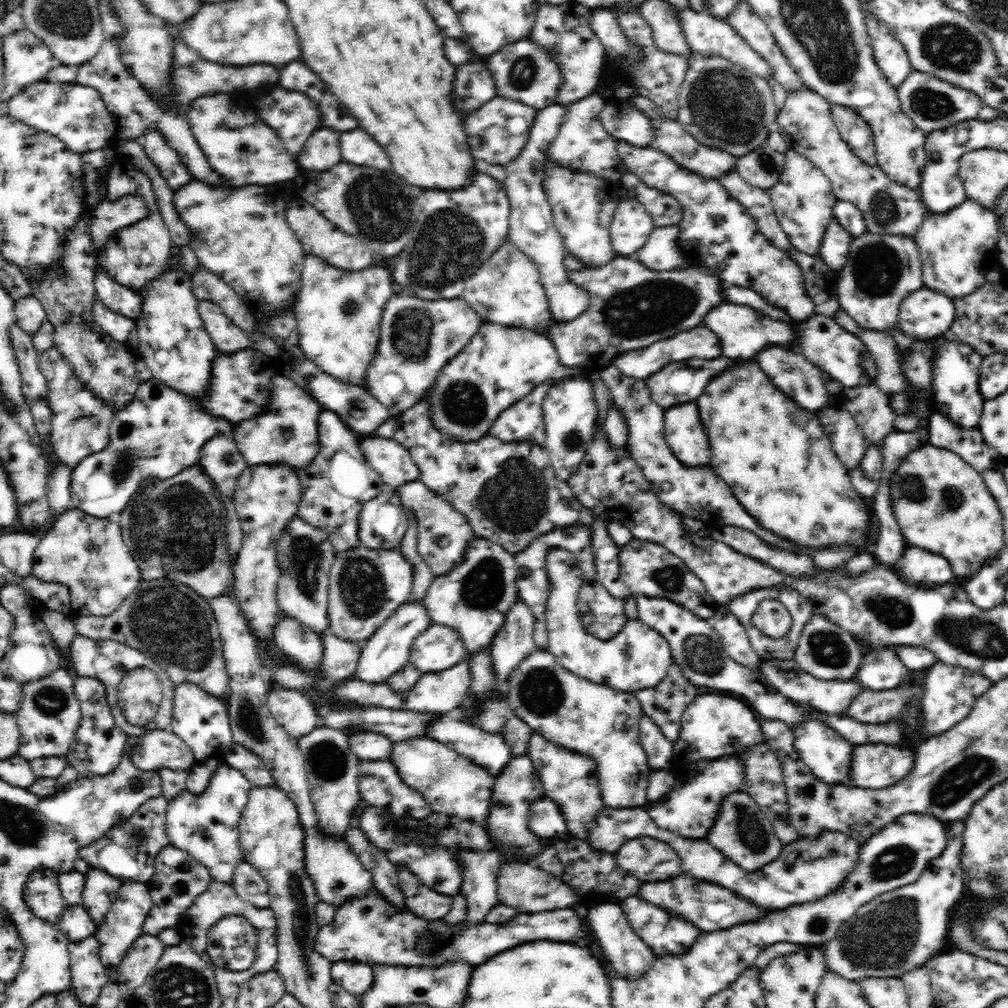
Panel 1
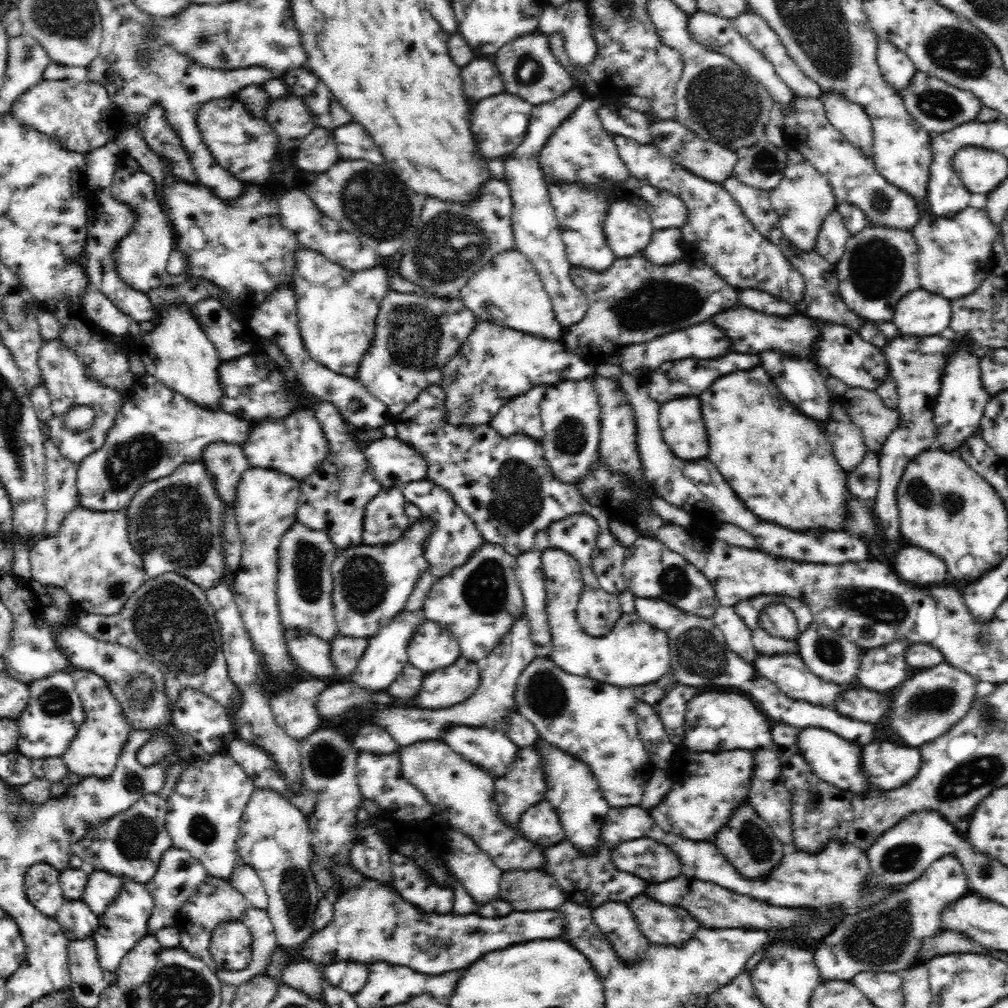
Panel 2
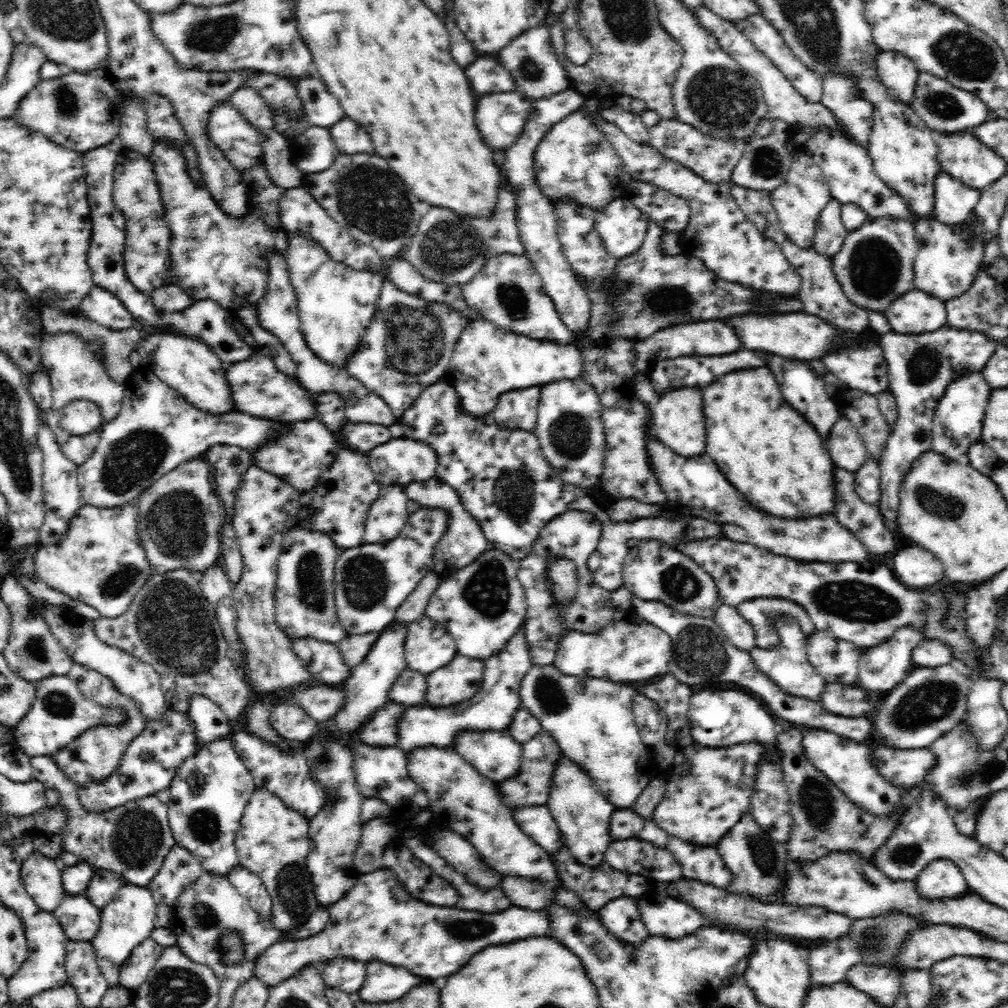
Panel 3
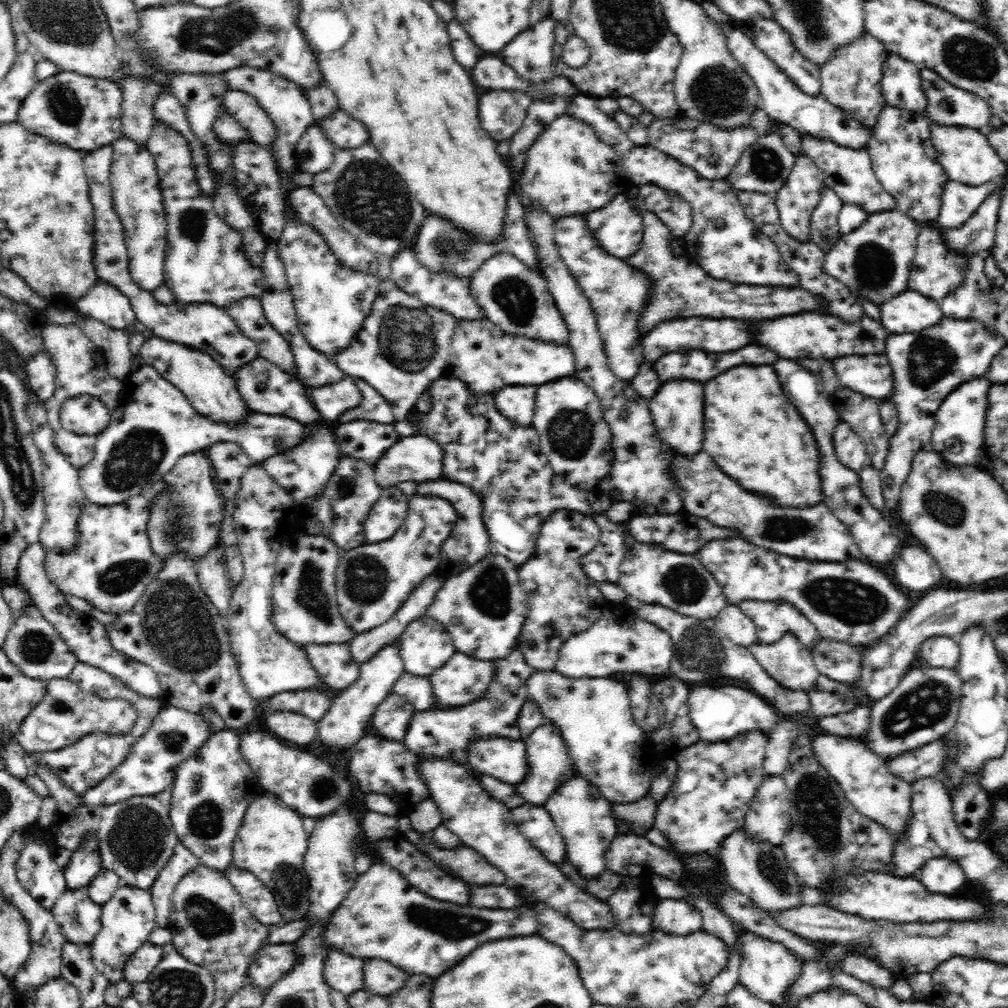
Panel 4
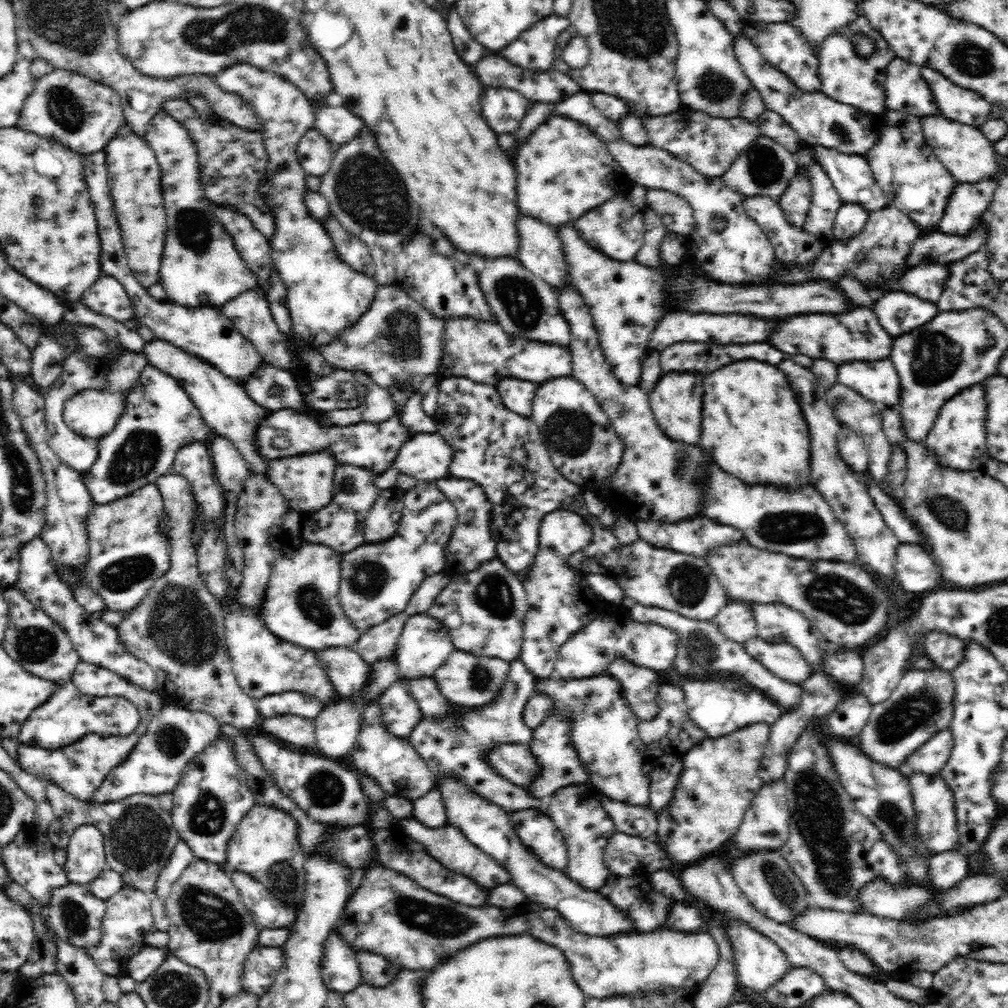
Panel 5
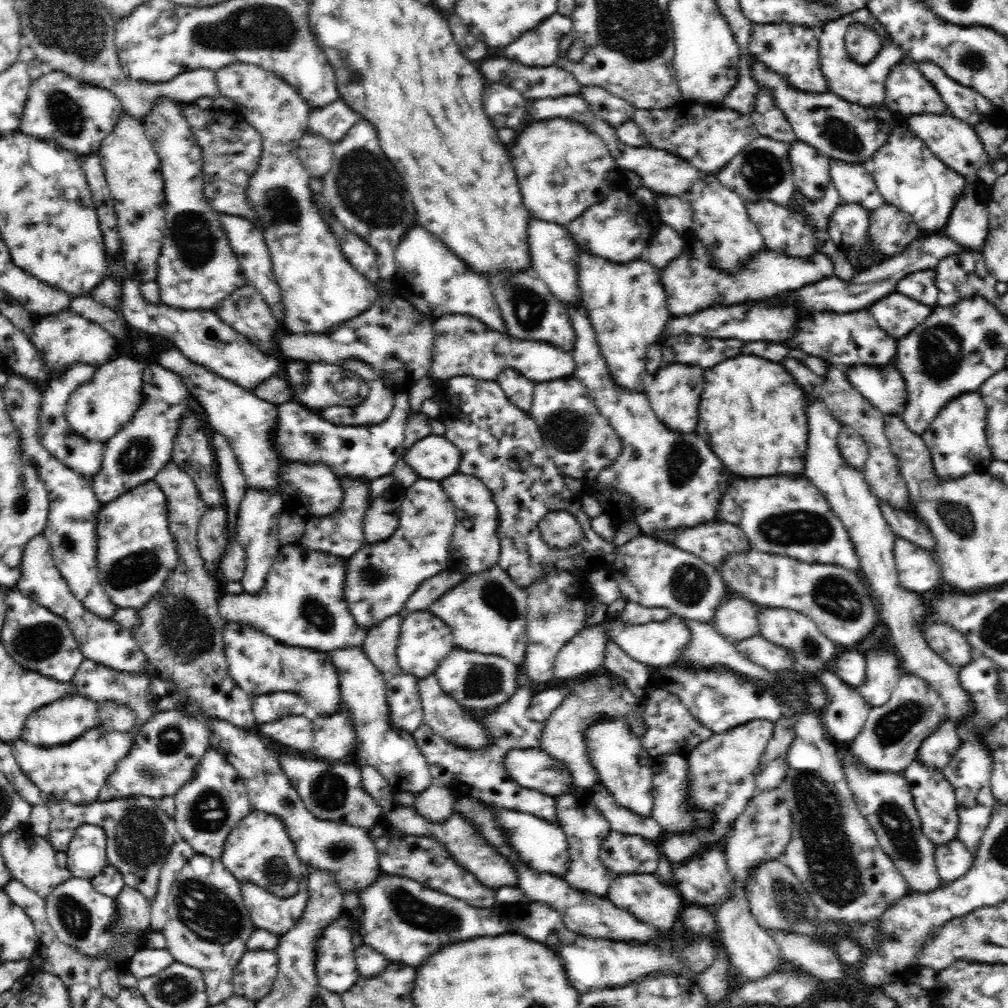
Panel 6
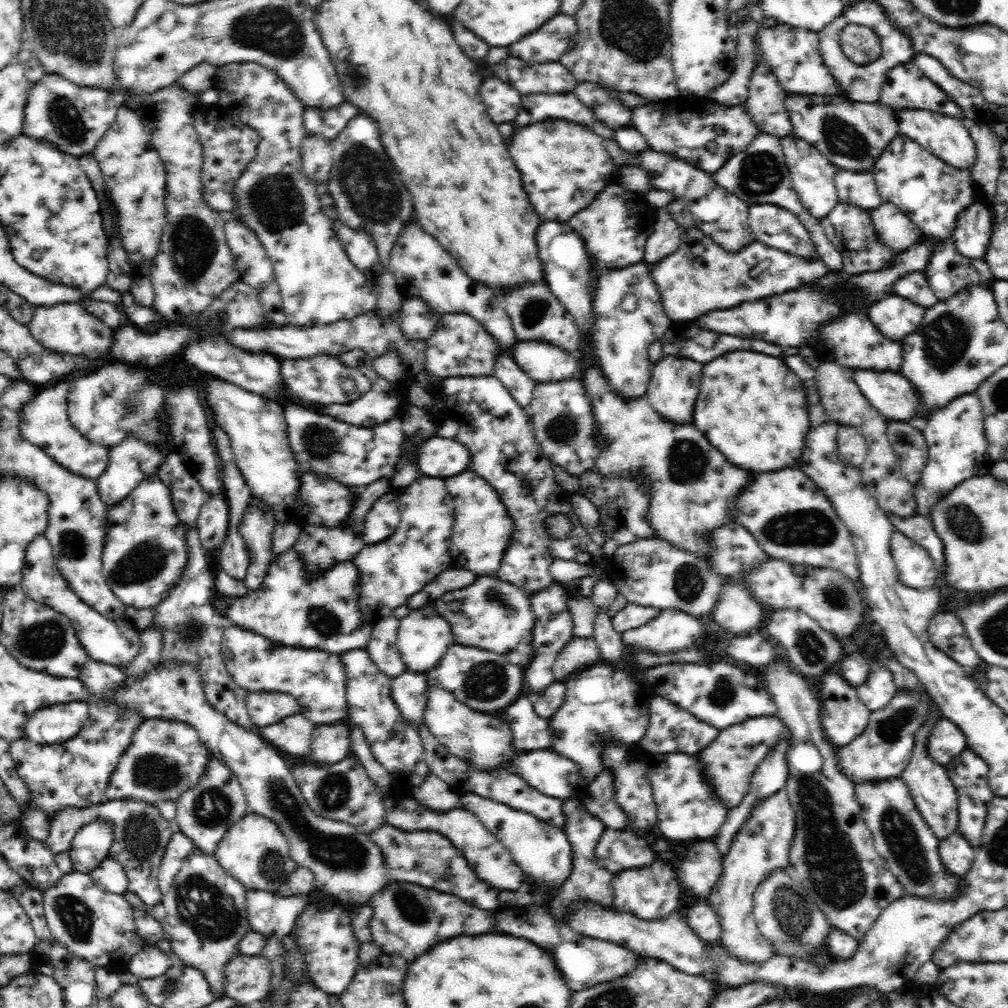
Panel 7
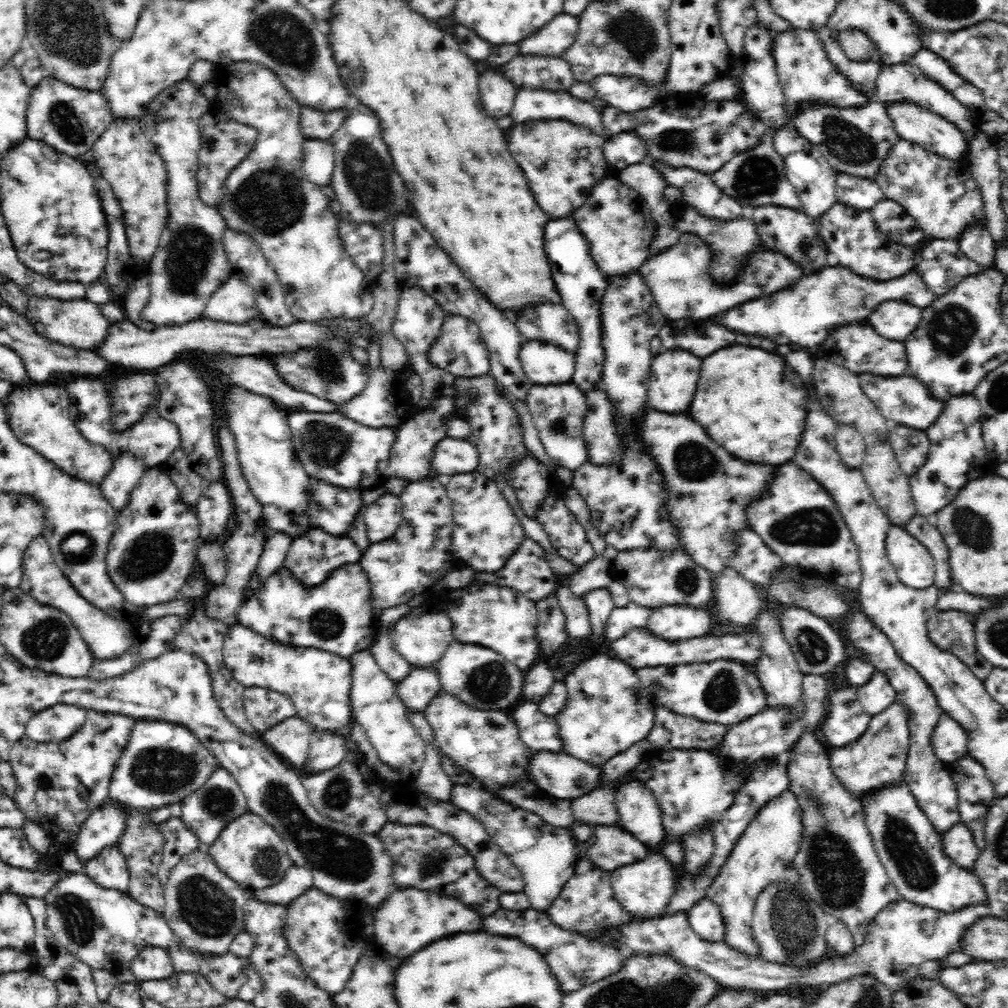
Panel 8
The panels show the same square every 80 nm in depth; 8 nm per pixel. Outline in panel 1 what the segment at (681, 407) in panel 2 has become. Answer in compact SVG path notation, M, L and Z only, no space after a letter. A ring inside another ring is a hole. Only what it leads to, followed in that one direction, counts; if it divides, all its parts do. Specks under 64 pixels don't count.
M694 401L664 411L665 440L674 456L686 467L712 466L708 436Z

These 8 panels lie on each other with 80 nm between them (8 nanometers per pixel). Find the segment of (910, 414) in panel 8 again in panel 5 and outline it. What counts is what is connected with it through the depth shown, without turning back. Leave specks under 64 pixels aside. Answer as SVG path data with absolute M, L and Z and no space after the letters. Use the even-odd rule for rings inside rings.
M889 358L882 360L853 360L842 362L837 366L837 382L860 392L864 398L874 401L881 407L890 407L898 411L898 394L900 394L900 377Z

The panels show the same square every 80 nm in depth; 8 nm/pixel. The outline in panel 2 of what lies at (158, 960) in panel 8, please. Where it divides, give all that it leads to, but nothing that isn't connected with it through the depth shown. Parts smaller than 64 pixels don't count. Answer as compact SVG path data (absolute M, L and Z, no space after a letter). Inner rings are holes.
M146 935L122 959L117 970L117 986L129 993L146 983L164 946L154 935Z

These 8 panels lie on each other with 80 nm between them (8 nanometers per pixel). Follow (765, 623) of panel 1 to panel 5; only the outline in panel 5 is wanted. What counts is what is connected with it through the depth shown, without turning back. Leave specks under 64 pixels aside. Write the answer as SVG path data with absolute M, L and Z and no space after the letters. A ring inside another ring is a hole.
M757 636L743 646L769 672L789 684L801 687L816 671L816 665L808 663L800 650L790 643L770 643Z

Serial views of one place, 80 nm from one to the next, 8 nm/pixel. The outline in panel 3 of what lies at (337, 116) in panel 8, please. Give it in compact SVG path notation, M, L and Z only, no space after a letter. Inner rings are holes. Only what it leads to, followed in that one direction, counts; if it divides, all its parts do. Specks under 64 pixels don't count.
M346 117L328 128L340 155L374 155L372 140L364 126Z

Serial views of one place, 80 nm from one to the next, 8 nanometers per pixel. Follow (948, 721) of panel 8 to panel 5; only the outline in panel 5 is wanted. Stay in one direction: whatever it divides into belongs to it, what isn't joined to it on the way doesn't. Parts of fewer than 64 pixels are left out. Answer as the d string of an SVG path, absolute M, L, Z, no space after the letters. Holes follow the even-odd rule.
M950 728L938 731L938 734L910 754L898 770L907 778L912 773L938 776L950 758L952 746L954 741Z

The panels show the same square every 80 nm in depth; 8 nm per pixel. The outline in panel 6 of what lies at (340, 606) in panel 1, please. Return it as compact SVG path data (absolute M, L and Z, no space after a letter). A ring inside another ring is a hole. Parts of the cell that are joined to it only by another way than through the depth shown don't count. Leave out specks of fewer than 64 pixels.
M419 478L411 487L404 489L399 503L399 527L385 541L367 543L345 560L344 601L356 624L368 632L378 622L408 607L407 600L428 578L446 571L449 566L449 548L456 526L455 506L440 481Z

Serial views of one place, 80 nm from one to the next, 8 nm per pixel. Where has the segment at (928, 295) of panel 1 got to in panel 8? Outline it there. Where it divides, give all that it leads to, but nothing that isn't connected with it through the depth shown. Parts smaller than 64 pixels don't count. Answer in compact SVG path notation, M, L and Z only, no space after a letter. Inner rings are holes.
M898 300L882 302L866 322L884 338L904 342L922 320L922 309Z

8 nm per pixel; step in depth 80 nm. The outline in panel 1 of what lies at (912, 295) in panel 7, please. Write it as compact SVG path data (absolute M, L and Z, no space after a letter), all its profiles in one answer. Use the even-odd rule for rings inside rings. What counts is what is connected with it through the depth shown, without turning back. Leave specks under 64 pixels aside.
M970 199L946 213L928 214L914 239L921 254L925 287L952 300L978 290L986 280L986 273L1000 263L999 237L996 215Z

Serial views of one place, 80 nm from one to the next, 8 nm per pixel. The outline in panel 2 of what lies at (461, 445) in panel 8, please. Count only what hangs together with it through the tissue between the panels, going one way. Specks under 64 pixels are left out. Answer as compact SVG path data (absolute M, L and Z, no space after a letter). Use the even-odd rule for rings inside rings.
M387 434L362 445L361 449L384 487L400 487L426 476L424 457L394 436Z

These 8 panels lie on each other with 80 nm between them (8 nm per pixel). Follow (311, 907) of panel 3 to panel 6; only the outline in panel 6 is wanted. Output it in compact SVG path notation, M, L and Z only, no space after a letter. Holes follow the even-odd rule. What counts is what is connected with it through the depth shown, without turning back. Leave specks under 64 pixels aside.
M253 809L230 831L221 854L222 864L239 880L250 880L274 893L288 898L306 892L306 882L301 880L305 863L295 853L284 821L275 814Z

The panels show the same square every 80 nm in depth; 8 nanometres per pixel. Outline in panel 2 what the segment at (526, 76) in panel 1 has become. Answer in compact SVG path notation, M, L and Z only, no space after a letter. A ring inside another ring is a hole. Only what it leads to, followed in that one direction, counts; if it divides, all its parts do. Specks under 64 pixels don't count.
M538 31L515 38L490 57L504 81L504 92L518 96L532 106L546 104L572 89L573 76L550 51L548 37Z

